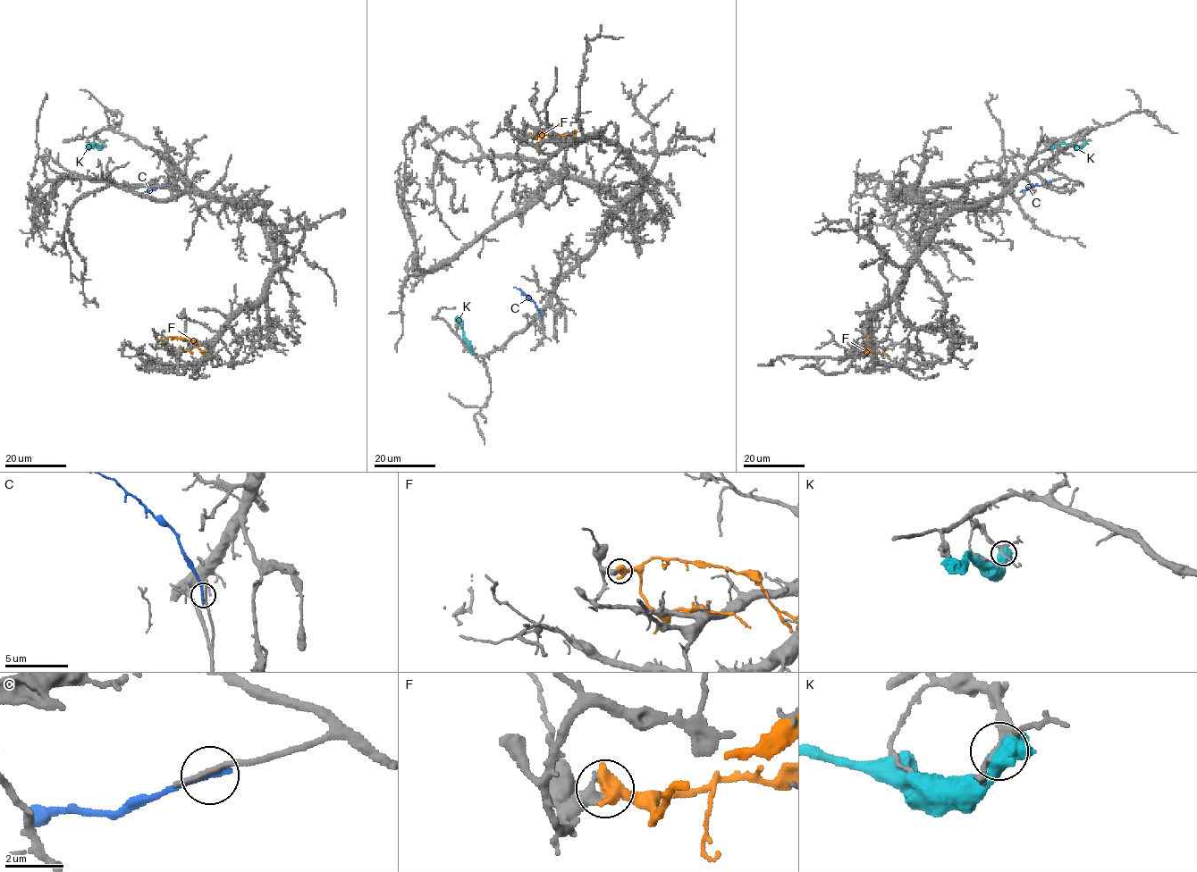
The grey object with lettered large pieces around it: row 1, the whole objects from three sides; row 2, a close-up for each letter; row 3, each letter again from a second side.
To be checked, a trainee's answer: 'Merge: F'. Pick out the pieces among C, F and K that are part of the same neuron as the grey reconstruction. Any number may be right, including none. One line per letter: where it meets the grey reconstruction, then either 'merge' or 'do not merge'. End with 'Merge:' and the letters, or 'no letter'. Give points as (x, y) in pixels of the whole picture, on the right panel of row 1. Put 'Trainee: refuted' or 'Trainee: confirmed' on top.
Trainee: refuted
C: (1050, 181) | do not merge
F: (868, 339) | do not merge
K: (1083, 143) | do not merge
Merge: no letter

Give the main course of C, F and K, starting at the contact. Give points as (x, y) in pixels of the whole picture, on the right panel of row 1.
C: (1050, 181), (1032, 185), (1021, 192)
F: (869, 339), (870, 349), (863, 355)
K: (1083, 143), (1054, 145), (1049, 147)

